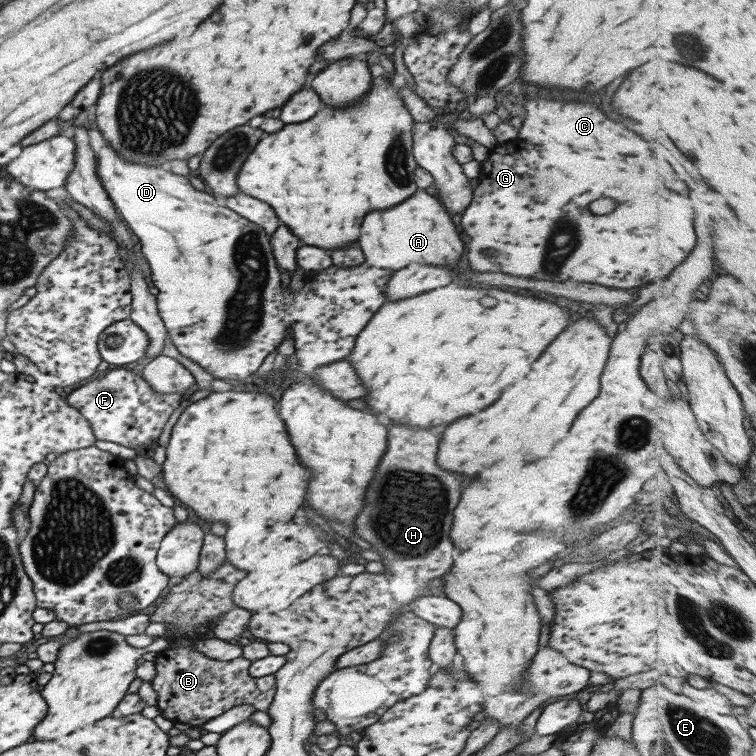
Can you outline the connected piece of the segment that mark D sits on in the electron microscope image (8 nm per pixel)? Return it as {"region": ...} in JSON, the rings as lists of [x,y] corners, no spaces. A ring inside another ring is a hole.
{"region":[[[95,134],[91,148],[97,177],[121,220],[140,239],[142,254],[151,268],[152,282],[160,291],[156,296],[157,309],[168,336],[182,356],[202,366],[214,378],[244,380],[256,373],[264,358],[277,350],[289,331],[296,348],[293,360],[299,364],[300,372],[313,376],[321,366],[346,360],[358,334],[386,302],[386,284],[392,270],[370,266],[369,262],[353,267],[329,266],[316,274],[314,279],[307,276],[305,290],[294,294],[290,287],[282,287],[271,237],[261,226],[226,208],[214,195],[197,190],[185,176],[161,166],[128,160],[124,162],[108,141]]]}

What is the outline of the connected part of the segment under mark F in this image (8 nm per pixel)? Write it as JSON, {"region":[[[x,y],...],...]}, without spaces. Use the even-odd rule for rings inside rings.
{"region":[[[120,366],[104,373],[102,378],[76,387],[65,401],[86,418],[97,440],[150,451],[157,447],[162,428],[178,408],[182,396],[180,393],[159,395],[141,373],[134,374],[127,366]]]}

